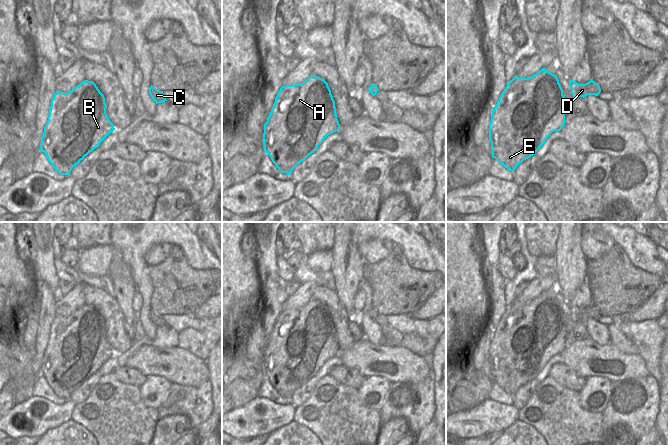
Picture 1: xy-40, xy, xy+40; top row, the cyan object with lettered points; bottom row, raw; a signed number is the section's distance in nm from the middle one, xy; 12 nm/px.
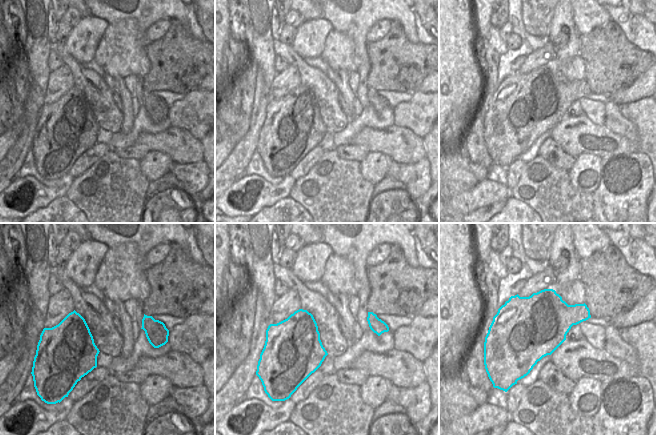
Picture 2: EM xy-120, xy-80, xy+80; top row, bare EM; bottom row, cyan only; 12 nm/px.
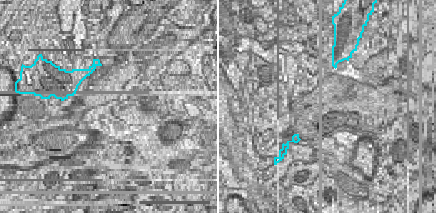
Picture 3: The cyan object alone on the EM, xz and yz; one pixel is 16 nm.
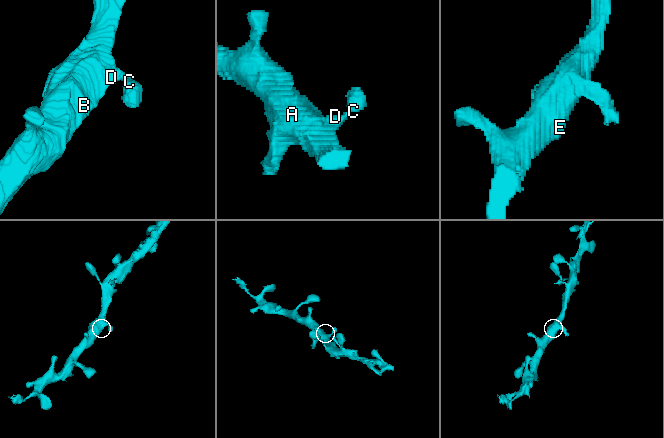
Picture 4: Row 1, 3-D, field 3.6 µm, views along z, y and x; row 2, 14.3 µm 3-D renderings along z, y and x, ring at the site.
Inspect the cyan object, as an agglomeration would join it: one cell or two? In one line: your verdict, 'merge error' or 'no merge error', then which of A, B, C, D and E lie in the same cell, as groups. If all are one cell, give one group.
no merge error; A B C D E

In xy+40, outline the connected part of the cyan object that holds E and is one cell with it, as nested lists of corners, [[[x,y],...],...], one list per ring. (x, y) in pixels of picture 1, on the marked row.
[[[542,68],[528,78],[514,76],[492,110],[489,140],[492,157],[510,171],[535,155],[550,134],[565,125],[565,96],[556,75]]]

